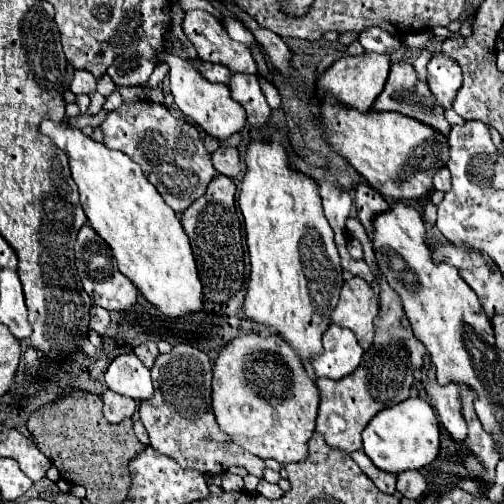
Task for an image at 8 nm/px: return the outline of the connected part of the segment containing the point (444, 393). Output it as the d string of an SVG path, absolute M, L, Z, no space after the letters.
M435 378L427 380L425 384L427 396L431 406L435 408L437 416L441 418L441 424L449 432L449 436L455 440L457 448L463 446L463 440L467 438L467 424L461 414L461 400L459 400L459 386L447 384L439 386Z

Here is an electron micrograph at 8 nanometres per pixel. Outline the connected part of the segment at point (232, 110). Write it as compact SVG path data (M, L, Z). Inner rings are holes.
M159 52L158 58L164 58L171 70L169 70L169 78L171 78L171 94L175 98L177 108L193 118L207 134L215 136L217 140L227 140L229 136L241 132L241 128L245 126L245 110L241 104L237 104L231 98L231 92L227 88L227 84L213 84L209 80L205 80L193 66L187 64L187 60L177 58L175 55L167 55Z

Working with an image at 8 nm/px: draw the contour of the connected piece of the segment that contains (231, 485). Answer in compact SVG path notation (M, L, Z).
M223 474L223 484L221 488L225 492L233 492L233 490L241 490L243 488L243 478L241 476L233 476L233 474Z

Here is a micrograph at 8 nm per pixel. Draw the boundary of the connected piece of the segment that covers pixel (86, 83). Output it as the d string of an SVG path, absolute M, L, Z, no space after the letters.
M75 70L73 74L73 80L69 84L69 90L73 94L89 94L93 92L97 86L97 78L91 74L91 72L85 72L85 70Z

